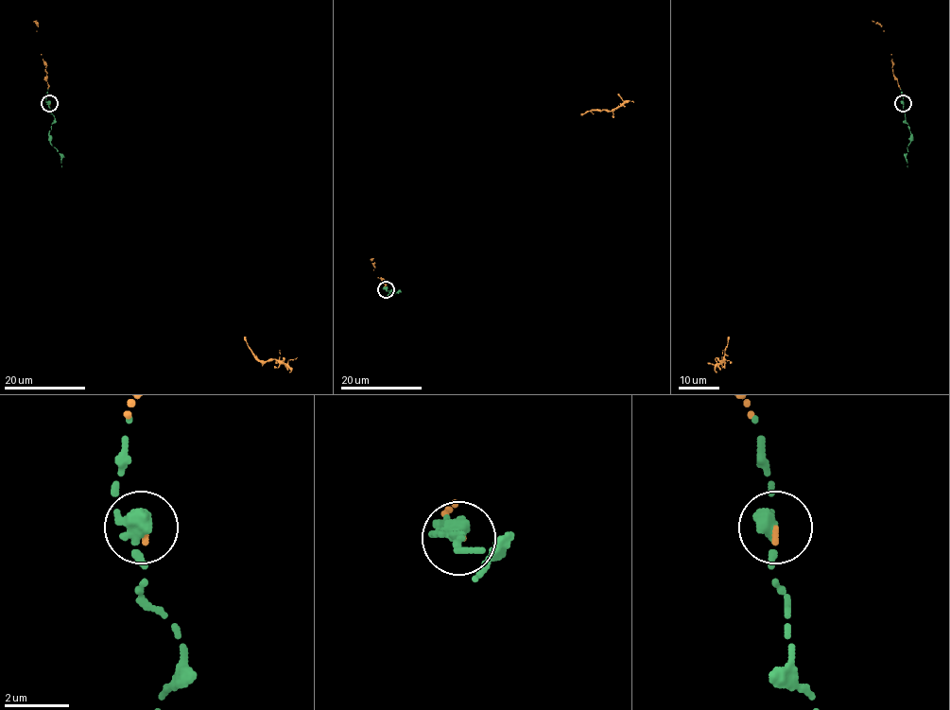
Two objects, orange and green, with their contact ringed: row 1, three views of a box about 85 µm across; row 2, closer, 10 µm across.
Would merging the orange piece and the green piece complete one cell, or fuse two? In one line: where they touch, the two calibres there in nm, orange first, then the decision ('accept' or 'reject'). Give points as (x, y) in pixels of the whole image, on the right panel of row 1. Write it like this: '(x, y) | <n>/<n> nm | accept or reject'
(903, 103) | 110/550 nm | accept

